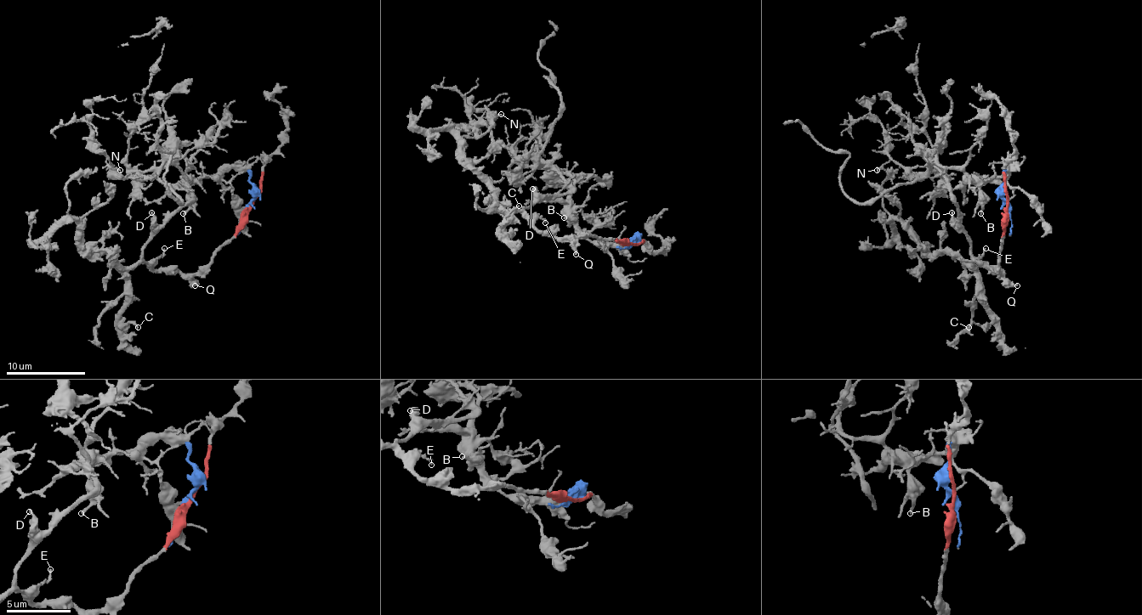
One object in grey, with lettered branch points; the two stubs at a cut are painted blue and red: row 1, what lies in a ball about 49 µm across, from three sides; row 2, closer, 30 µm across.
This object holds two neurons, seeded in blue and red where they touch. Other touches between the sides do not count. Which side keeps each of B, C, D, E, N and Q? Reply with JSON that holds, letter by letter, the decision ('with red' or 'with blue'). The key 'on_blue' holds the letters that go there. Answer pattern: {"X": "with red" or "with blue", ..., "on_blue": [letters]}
{"B": "with blue", "C": "with red", "D": "with red", "E": "with red", "N": "with blue", "Q": "with red", "on_blue": ["B", "N"]}

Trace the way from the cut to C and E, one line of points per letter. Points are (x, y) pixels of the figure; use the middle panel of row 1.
C: (631, 243), (595, 237), (548, 237), (519, 213), (508, 215), (499, 227), (503, 225), (505, 217), (519, 205)
E: (631, 243), (595, 237), (548, 237), (536, 227), (533, 221), (537, 217), (545, 222)

